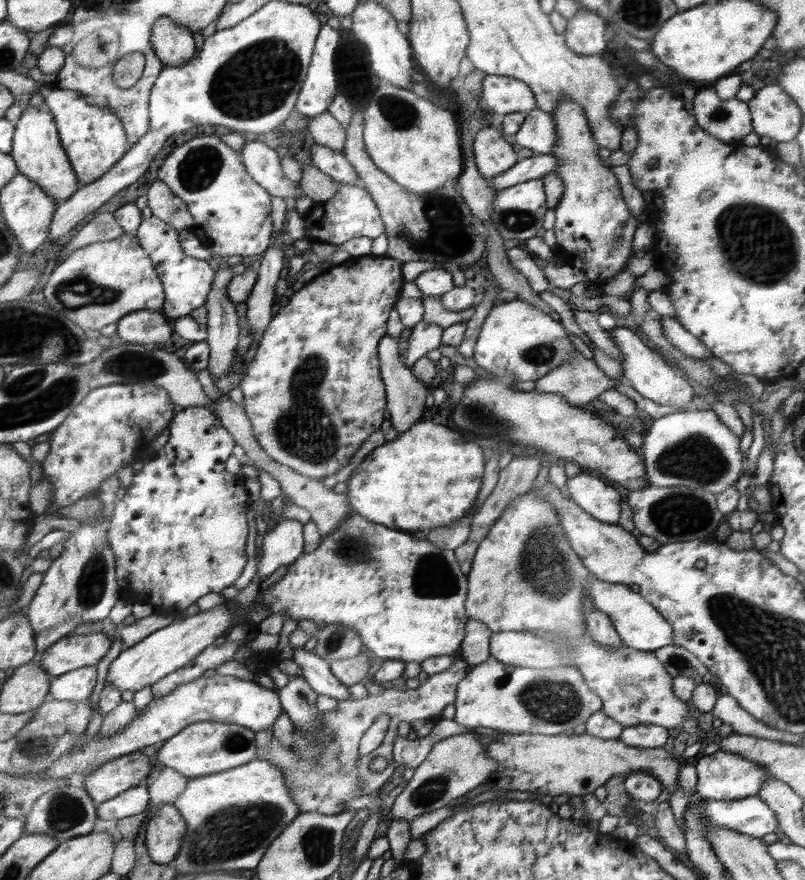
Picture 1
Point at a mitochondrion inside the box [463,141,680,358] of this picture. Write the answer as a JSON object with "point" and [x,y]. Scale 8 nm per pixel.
{"point":[516,219]}

